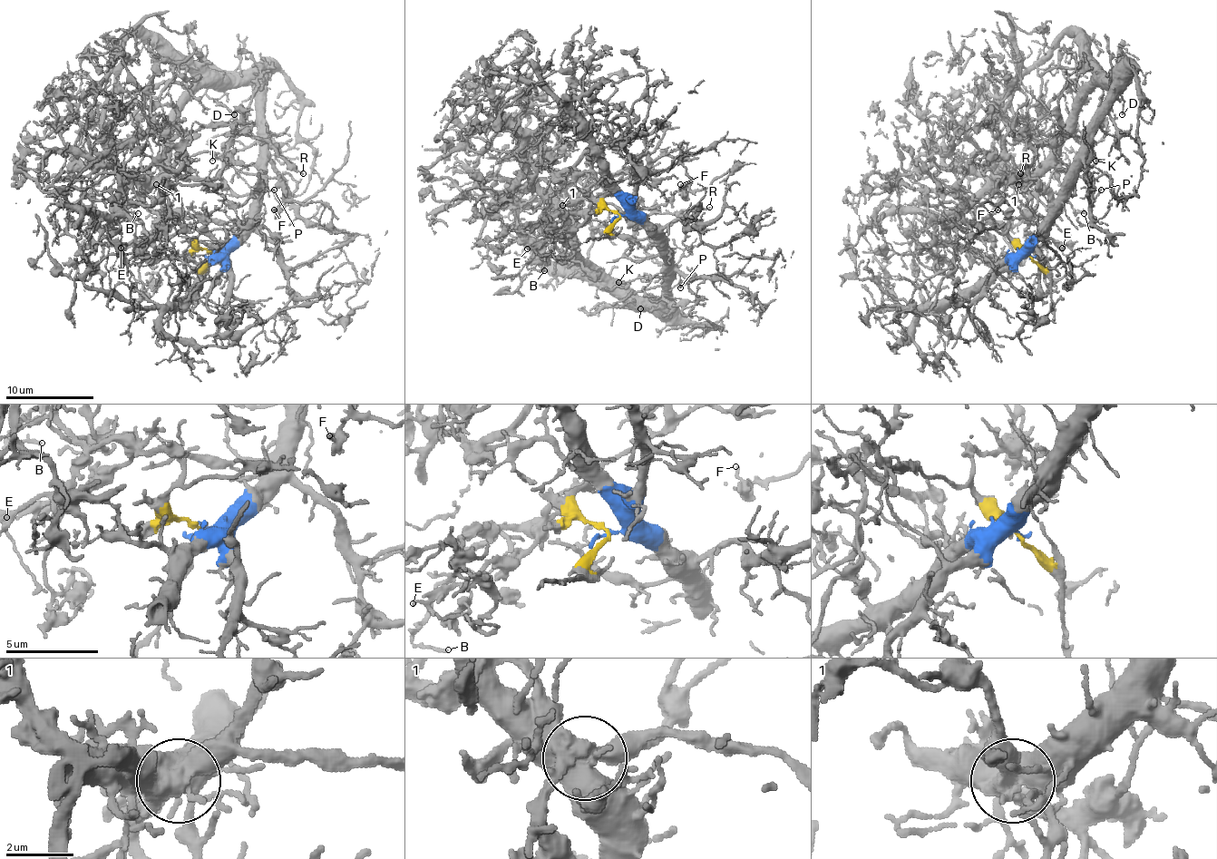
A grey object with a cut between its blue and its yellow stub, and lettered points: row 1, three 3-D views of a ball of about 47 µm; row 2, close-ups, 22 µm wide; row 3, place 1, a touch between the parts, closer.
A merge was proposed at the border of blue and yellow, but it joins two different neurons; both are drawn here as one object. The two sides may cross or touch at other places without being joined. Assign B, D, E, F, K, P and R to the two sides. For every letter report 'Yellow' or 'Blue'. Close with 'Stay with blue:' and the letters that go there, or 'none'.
B: Yellow
D: Blue
E: Yellow
F: Yellow
K: Blue
P: Blue
R: Yellow
Stay with blue: D, K, P

